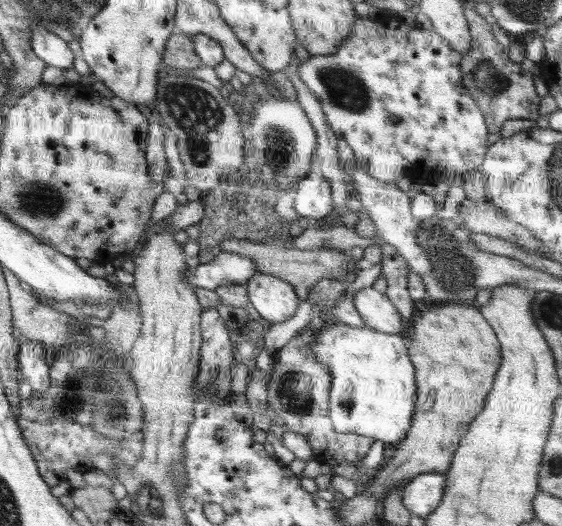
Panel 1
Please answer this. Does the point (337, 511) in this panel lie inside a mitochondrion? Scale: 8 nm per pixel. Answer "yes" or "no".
no

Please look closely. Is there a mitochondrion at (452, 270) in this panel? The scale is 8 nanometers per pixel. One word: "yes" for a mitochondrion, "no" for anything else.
yes

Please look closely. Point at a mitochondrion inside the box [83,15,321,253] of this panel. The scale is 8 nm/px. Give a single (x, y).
(199, 115)

